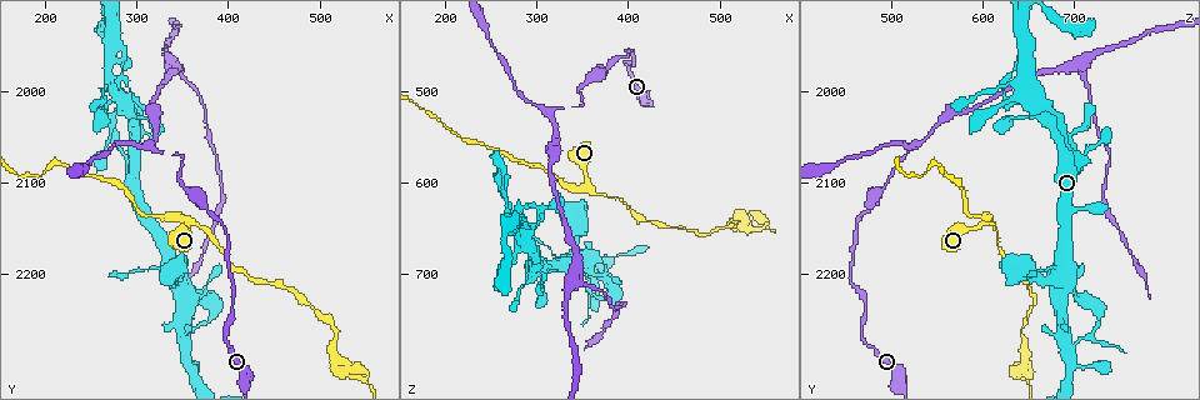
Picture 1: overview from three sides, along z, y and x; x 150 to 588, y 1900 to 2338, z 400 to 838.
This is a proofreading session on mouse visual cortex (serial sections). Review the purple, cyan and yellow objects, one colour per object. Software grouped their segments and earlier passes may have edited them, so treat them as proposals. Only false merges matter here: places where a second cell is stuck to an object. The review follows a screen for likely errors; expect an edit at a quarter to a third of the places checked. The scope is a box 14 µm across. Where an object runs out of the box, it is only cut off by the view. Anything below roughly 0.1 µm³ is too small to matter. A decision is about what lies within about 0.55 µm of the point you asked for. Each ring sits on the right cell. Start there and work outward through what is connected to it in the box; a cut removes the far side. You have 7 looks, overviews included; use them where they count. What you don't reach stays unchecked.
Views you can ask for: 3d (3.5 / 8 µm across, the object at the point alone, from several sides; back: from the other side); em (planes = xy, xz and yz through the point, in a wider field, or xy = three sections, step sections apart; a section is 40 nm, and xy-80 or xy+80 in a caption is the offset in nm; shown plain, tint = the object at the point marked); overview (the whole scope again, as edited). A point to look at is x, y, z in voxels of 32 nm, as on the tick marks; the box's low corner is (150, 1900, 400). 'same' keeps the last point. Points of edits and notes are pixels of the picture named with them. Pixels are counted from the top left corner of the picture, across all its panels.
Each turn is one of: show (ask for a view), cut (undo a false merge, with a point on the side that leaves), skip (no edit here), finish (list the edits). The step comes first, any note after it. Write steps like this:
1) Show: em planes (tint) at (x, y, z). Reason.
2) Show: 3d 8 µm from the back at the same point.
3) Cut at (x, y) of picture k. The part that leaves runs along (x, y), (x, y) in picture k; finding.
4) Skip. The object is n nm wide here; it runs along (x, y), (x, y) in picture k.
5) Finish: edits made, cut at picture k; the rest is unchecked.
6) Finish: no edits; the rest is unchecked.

Show: 3d 3.5 µm at (315, 2060, 525). Three arms meet.

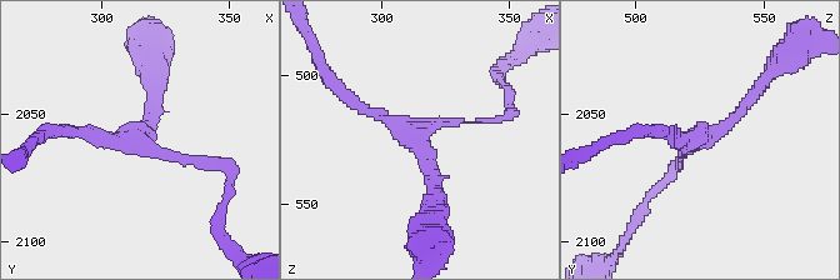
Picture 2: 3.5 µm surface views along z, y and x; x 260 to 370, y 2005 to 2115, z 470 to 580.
Show: em xy step 3 (tint) at (314, 2059, 525). 3 arms meet here; the arms are 100, 150, 150 nm wide; need the tissue.

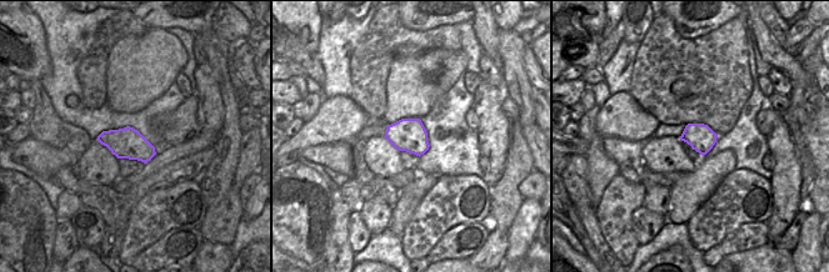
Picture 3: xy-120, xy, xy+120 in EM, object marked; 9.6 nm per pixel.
Skip. Continuous, no second cell.

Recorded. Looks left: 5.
Show: 3d 3.5 µm at (355, 1990, 715). Thick turns thin.

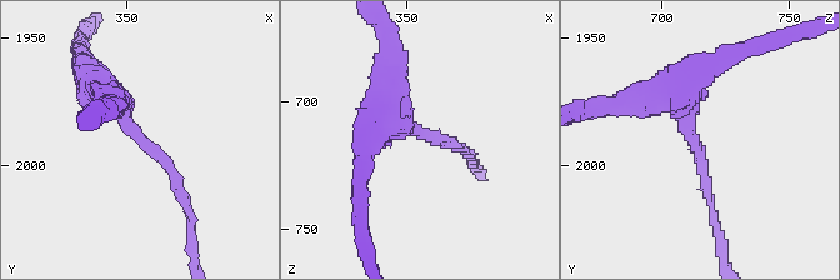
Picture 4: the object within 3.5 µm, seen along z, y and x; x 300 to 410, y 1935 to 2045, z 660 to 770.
Show: em xy step 5 (tint) at (359, 1992, 713). The arms are 150, 400 nm wide; now the EM.

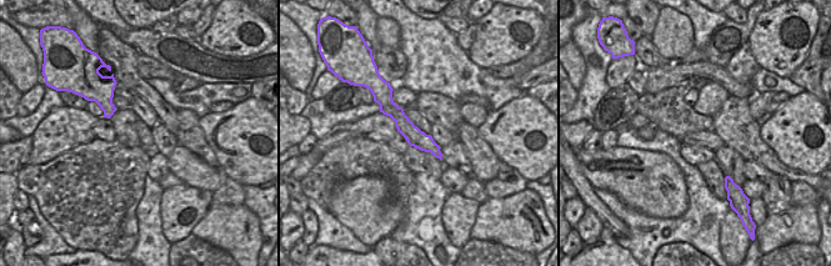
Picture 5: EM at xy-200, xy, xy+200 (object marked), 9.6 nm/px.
Skip. It runs along (388, 93), (388, 105), (437, 154) in picture 5; continuous, no second cell.

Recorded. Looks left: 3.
Show: 3d 8 µm at (395, 2095, 735). Narrows sharply.

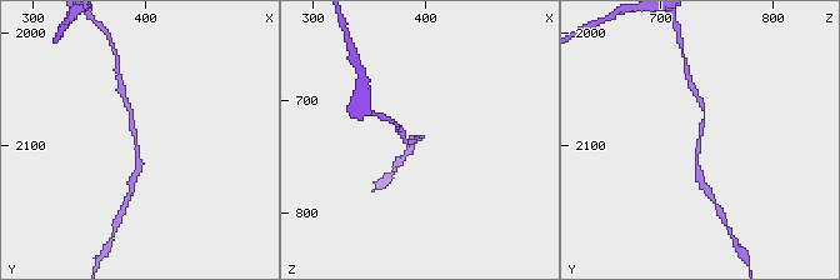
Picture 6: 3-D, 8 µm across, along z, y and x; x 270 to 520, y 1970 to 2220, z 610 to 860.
Show: 3d 3.5 µm at (390, 2092, 734). Closer look.

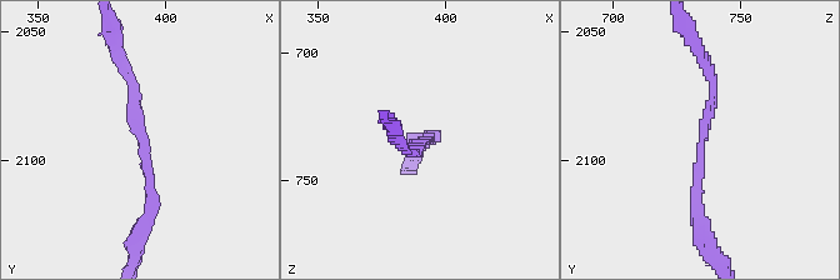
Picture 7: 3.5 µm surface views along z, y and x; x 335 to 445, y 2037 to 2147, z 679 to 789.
Skip. The arms are 150, 150 nm wide; it runs along (123, 69), (149, 173), (141, 226) in picture 7; continuous, no second cell.

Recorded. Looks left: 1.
Finish: no edits; the rest is unchecked.

